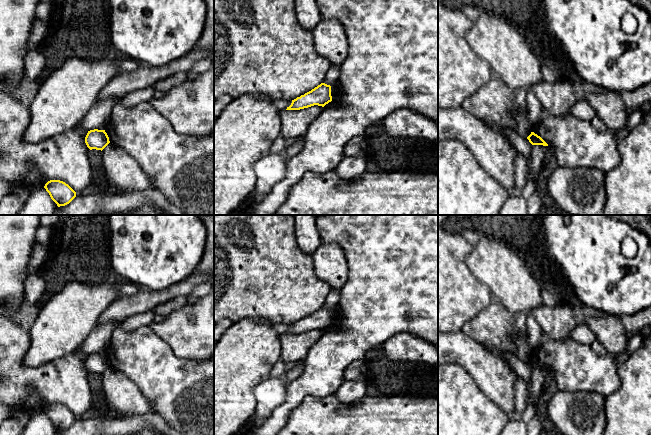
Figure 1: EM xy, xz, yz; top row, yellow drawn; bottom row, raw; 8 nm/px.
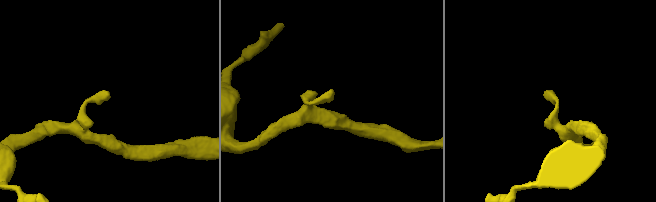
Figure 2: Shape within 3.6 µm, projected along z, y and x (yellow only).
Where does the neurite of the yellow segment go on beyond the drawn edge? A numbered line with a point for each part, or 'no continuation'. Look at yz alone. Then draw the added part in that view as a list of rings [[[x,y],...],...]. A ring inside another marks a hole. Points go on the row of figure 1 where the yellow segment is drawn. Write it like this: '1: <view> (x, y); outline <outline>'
no continuation

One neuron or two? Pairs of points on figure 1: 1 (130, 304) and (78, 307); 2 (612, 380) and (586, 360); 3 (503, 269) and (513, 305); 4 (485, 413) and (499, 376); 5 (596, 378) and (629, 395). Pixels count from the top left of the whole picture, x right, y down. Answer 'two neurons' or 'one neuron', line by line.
1: two neurons
2: one neuron
3: one neuron
4: two neurons
5: two neurons

